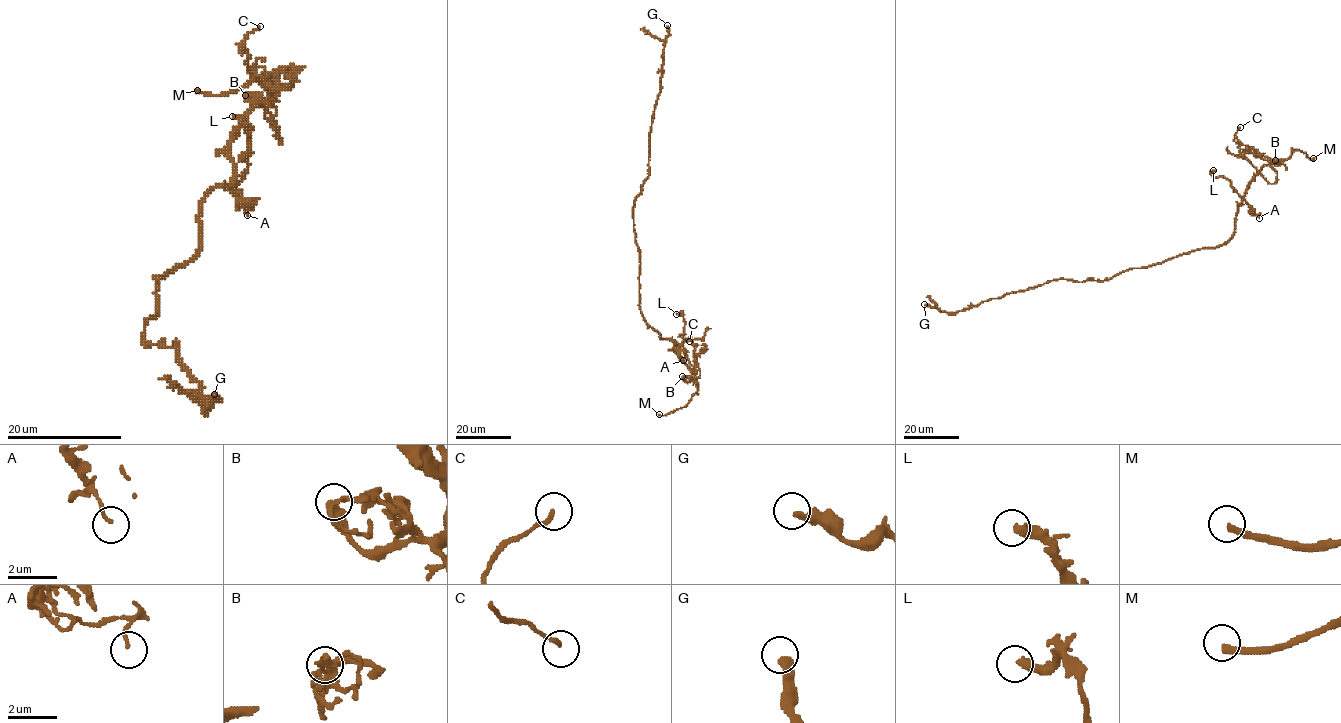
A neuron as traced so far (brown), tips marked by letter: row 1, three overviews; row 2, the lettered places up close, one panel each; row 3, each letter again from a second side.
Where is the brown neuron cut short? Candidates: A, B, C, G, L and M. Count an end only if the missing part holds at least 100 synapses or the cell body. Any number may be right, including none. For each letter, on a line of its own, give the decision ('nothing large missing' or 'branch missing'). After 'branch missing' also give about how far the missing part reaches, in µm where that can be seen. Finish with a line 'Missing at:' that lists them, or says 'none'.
A: nothing large missing
B: nothing large missing
C: nothing large missing
G: branch missing | 160 µm
L: nothing large missing
M: branch missing | 60 µm
Missing at: G, M

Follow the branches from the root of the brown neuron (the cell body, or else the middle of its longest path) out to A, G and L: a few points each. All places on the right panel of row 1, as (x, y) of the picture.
A: (1165, 260), (1226, 243), (1234, 233), (1237, 207), (1243, 199), (1250, 207), (1249, 212), (1259, 214), (1259, 218)
G: (1165, 260), (1145, 267), (1130, 268), (1102, 281), (1051, 280), (952, 313), (924, 304)
L: (1165, 260), (1218, 247), (1232, 236), (1237, 207), (1243, 198), (1229, 180), (1215, 178), (1213, 170)

